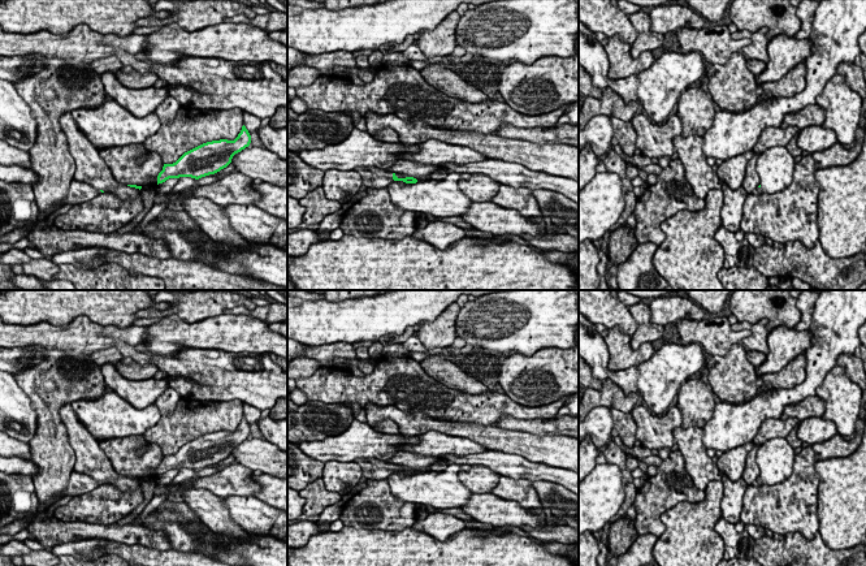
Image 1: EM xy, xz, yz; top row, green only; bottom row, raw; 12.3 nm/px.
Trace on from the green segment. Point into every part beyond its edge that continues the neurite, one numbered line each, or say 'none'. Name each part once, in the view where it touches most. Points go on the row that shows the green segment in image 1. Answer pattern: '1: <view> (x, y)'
1: xz (371, 177)

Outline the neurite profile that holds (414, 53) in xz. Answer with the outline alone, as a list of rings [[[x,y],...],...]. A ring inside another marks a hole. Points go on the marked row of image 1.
[[[416,44],[410,46],[402,53],[411,61],[428,61],[430,64],[440,64],[445,59],[443,56],[425,57]]]

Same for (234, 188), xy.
[[[231,172],[212,182],[211,185],[195,185],[187,190],[174,194],[166,193],[164,195],[159,195],[156,193],[153,204],[172,204],[176,200],[182,202],[187,194],[191,194],[196,198],[203,196],[211,199],[218,206],[254,204],[254,202],[259,199],[259,194],[252,190],[252,183],[254,180],[248,176],[239,172]]]

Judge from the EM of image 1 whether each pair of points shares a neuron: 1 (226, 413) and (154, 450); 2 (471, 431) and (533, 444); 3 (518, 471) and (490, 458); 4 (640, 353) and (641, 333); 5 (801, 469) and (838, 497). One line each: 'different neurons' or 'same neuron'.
1: different neurons
2: same neuron
3: same neuron
4: different neurons
5: different neurons

